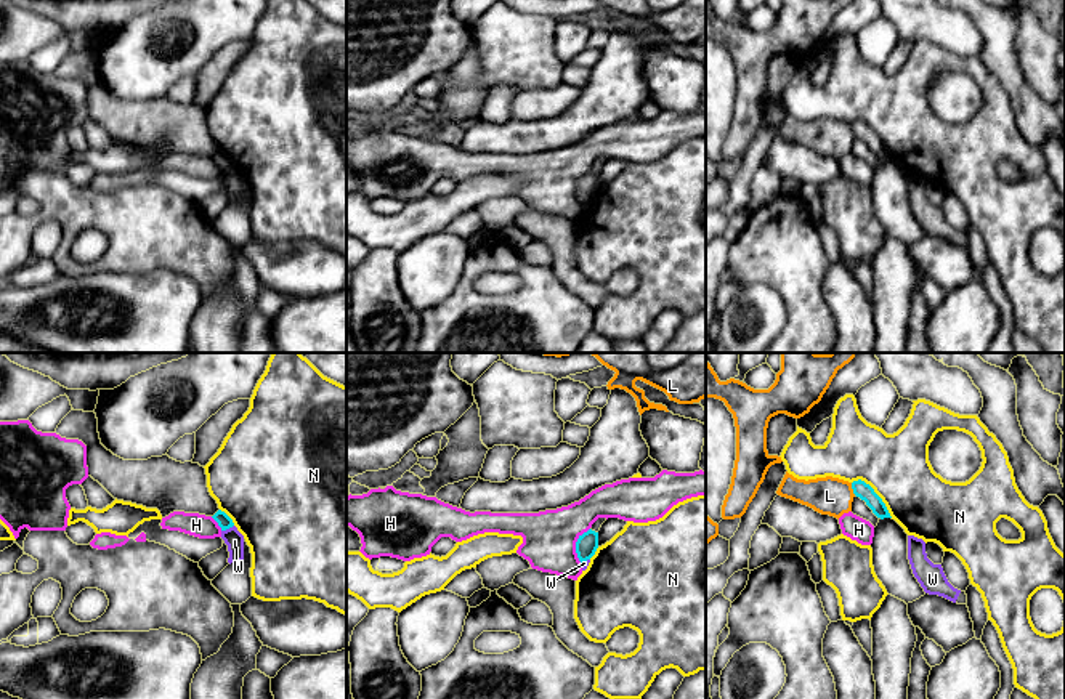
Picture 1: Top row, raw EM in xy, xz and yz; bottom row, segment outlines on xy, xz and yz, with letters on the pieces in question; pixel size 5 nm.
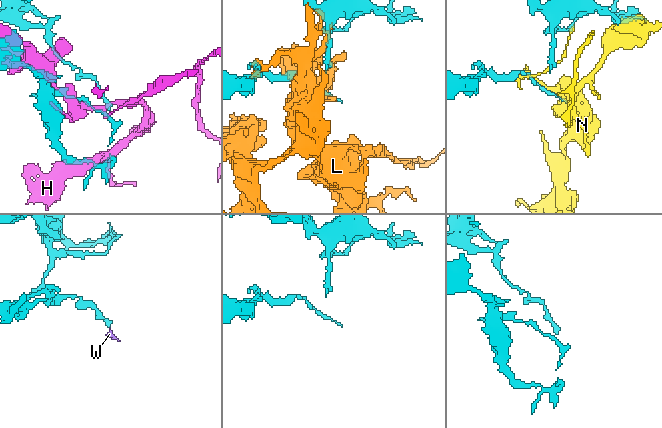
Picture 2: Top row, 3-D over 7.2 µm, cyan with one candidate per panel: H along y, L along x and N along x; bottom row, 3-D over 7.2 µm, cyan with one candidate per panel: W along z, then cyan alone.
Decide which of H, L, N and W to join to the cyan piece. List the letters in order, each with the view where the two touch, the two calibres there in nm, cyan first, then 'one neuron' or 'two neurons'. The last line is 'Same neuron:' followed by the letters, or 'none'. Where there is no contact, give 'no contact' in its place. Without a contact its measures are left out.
H: contact in xz; calibres 110 and 280 nm; two neurons
L: contact in yz; calibres 80 and 190 nm; two neurons
N: contact in yz; calibres 80 and 320 nm; two neurons
W: contact in xy; calibres 70 and 90 nm; two neurons
Same neuron: none

